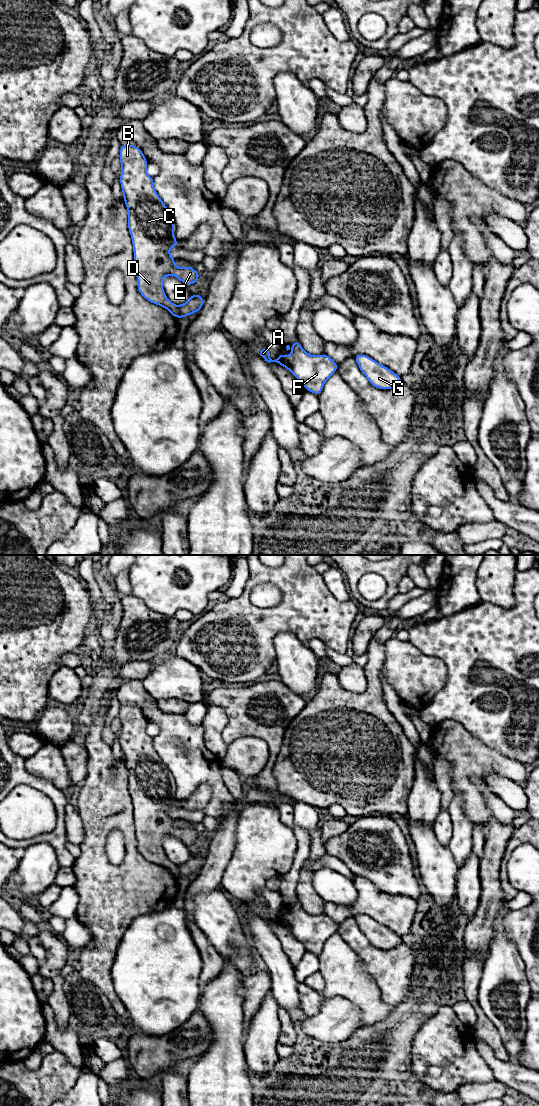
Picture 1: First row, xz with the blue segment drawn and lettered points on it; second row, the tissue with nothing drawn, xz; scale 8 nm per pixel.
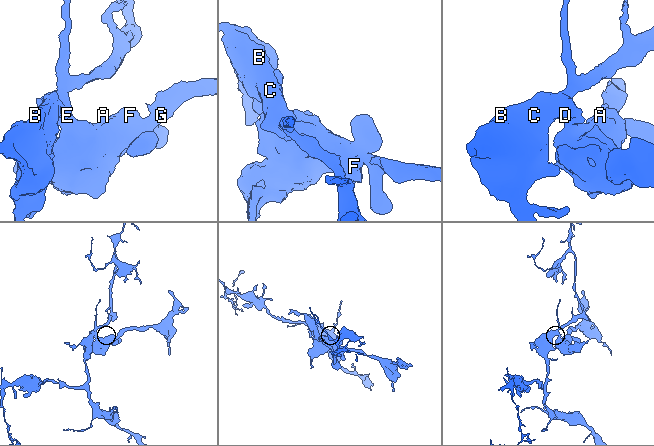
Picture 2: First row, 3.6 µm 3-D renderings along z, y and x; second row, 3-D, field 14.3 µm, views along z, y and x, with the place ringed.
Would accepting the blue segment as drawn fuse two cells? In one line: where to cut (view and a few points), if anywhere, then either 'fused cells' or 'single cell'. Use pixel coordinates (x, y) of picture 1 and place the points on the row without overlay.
xz (176, 865), (178, 877) | fused cells

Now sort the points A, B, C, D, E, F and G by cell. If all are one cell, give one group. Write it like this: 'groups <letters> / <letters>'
groups A F G / B C D E

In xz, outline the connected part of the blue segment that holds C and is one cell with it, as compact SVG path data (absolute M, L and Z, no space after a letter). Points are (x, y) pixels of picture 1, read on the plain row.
M123 704L119 719L137 849L147 861L167 869L176 879L177 865L164 852L164 837L172 835L189 846L199 840L200 833L191 826L176 827L176 819L170 816L170 809L179 806L174 797L174 778L157 754L154 738L146 732L148 721L143 711L138 706Z

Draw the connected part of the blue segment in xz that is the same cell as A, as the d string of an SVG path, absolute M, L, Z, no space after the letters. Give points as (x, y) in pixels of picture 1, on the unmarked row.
M298 899L293 901L291 907L287 905L286 909L287 911L291 909L293 914L285 916L281 912L275 920L270 918L267 906L257 912L268 923L276 922L285 927L304 945L307 952L319 956L325 942L337 931L338 924L325 913L321 915L308 914Z

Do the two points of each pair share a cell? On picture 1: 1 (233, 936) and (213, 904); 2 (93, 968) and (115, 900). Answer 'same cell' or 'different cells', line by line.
1: same cell
2: same cell

